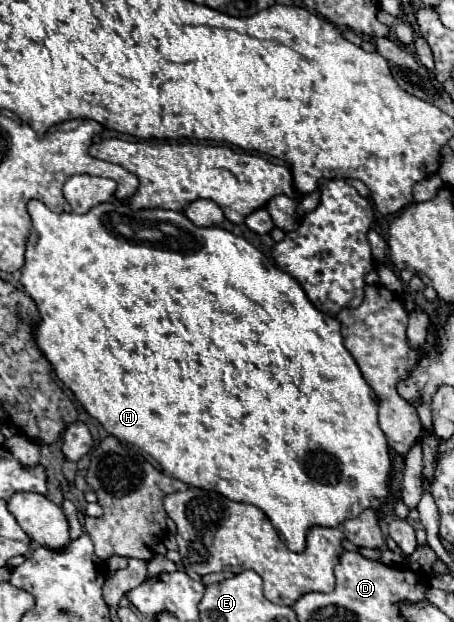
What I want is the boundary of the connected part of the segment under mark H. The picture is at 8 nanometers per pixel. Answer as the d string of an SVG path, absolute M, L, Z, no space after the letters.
M30 200L28 214L34 232L26 244L26 264L20 282L36 300L42 316L42 322L36 326L36 342L50 360L56 376L74 392L76 400L106 428L106 432L116 436L122 444L132 444L148 452L164 472L190 486L216 490L234 502L258 506L292 552L302 552L306 548L306 534L310 528L336 528L368 508L380 510L386 504L392 482L392 454L376 420L376 394L362 378L352 354L346 350L340 322L320 312L290 274L270 264L248 240L218 226L198 228L182 212L174 210L130 210L128 206L104 202L86 214L56 214L40 200Z

